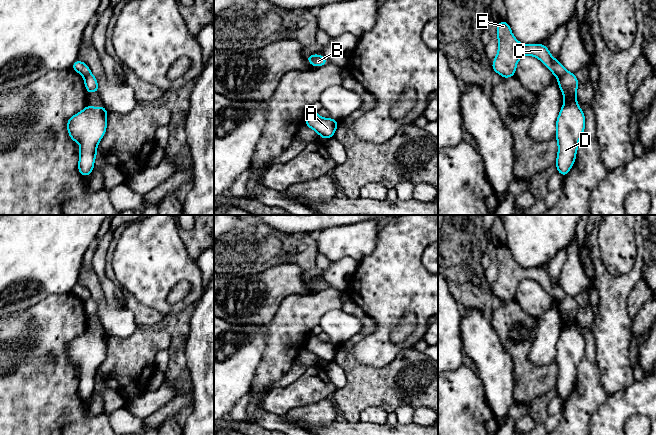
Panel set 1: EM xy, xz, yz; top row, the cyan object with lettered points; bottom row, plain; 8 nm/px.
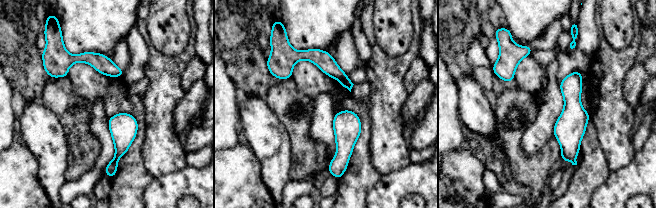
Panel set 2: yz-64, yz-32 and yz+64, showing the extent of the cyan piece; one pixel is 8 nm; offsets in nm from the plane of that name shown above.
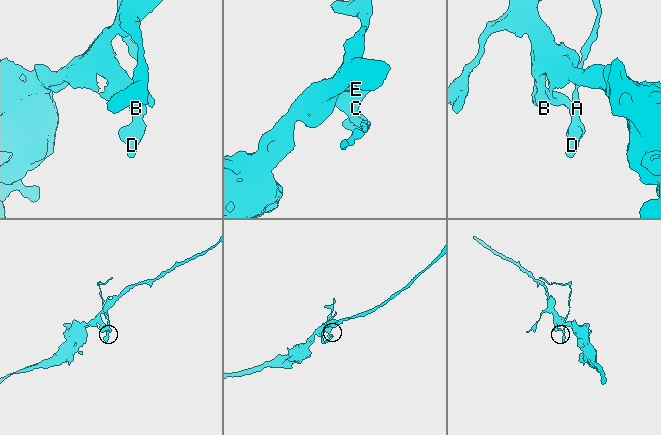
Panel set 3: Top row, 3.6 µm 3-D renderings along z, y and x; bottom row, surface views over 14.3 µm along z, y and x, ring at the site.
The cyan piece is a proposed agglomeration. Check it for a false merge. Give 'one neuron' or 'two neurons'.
two neurons

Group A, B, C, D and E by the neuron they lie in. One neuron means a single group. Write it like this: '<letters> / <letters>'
A D / B C E

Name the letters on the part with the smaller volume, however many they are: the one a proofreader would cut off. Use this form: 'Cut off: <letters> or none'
Cut off: A, D

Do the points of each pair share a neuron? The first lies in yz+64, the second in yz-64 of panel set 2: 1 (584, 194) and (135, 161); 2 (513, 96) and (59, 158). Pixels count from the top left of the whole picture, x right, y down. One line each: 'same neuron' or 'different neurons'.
1: same neuron
2: different neurons

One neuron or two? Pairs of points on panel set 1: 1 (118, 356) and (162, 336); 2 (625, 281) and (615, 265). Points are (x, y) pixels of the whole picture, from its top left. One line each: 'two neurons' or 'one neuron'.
1: one neuron
2: two neurons

